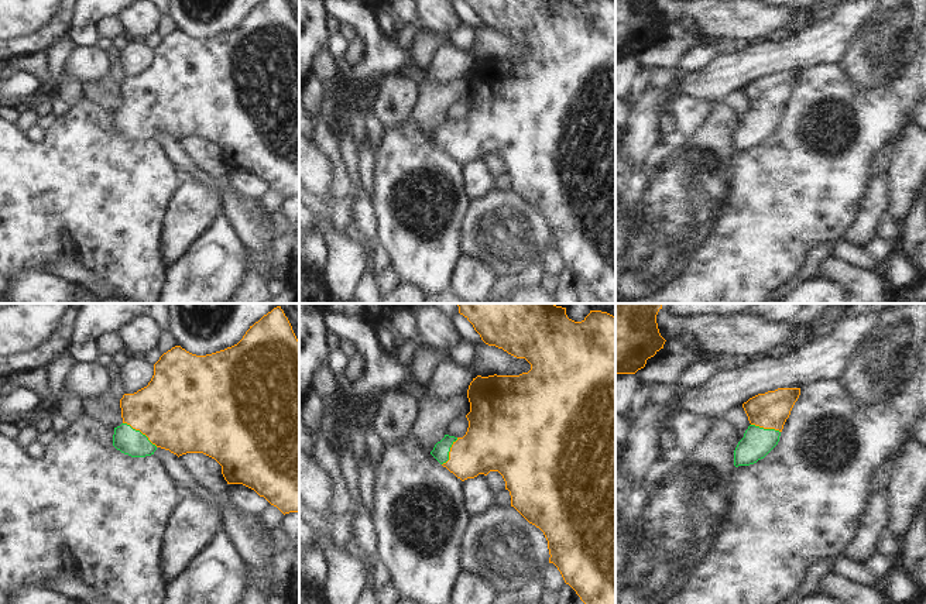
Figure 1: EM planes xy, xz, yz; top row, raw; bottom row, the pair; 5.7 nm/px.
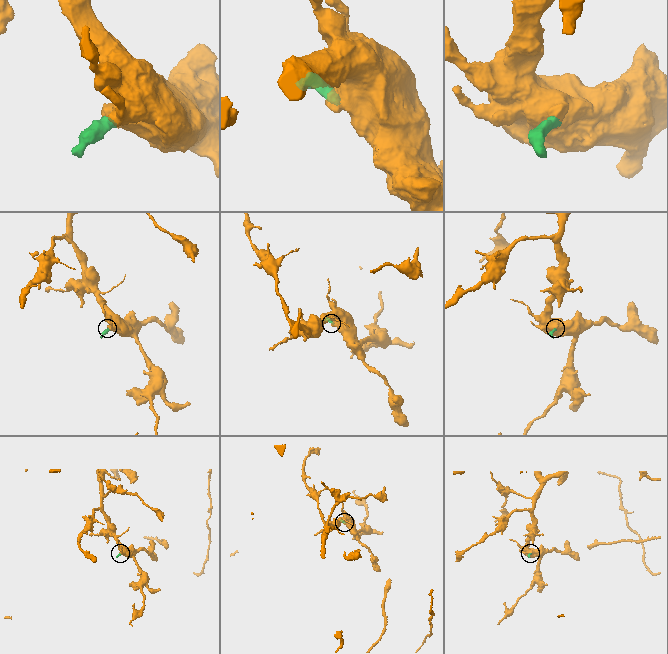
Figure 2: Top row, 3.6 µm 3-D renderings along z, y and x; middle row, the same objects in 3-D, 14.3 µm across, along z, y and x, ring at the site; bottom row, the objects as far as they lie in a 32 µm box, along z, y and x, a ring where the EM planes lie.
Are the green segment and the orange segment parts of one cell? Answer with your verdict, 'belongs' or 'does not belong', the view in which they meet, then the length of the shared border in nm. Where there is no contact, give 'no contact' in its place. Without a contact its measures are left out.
belongs | xy | 240 nm

